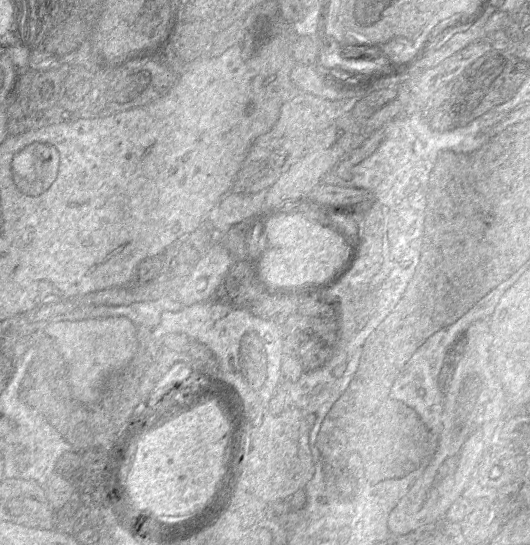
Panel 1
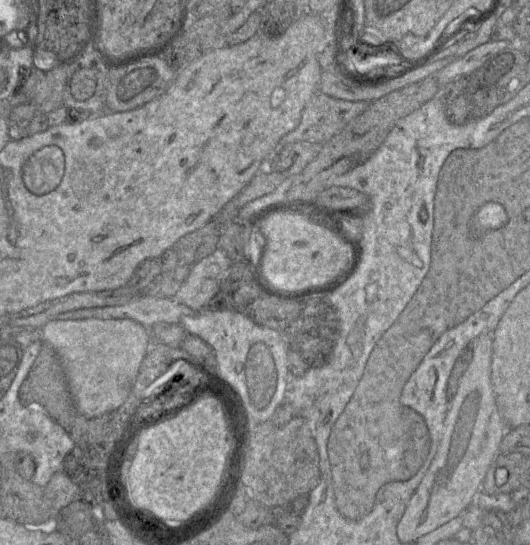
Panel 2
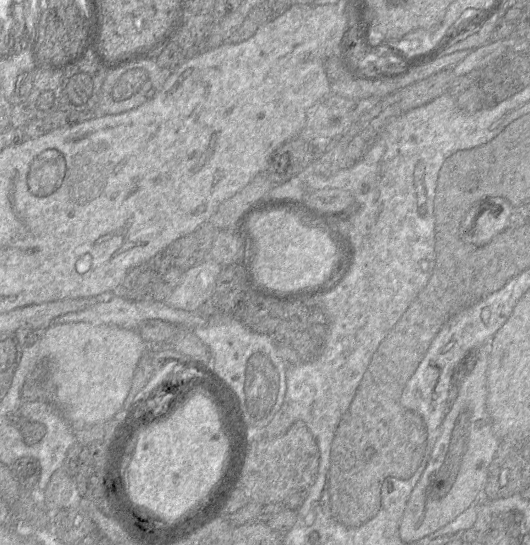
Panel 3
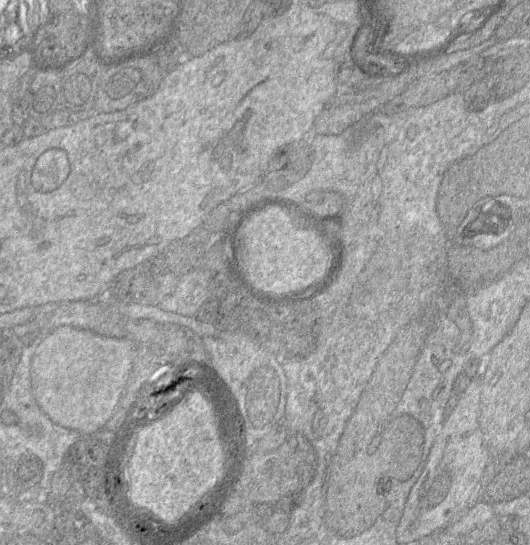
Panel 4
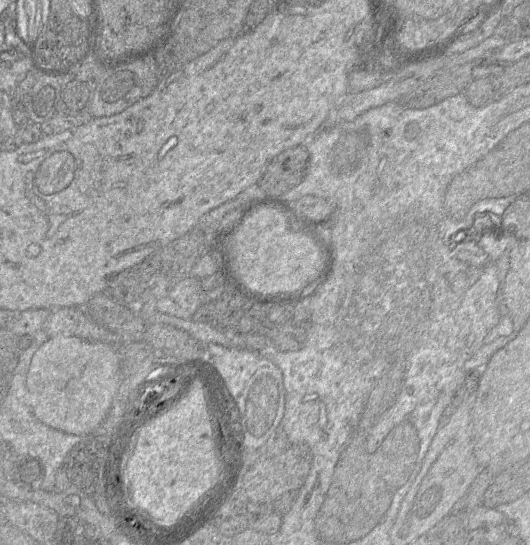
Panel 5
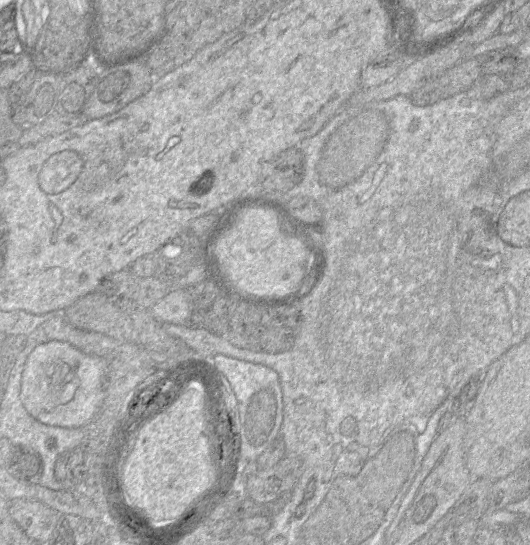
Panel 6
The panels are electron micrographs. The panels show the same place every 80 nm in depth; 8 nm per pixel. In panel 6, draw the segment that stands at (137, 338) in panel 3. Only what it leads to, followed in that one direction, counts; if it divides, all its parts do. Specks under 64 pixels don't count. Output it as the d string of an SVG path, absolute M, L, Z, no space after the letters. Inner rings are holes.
M50 340L38 345L29 355L22 373L20 398L28 413L43 424L76 428L89 423L100 410L105 390L105 357L88 355L69 343Z

